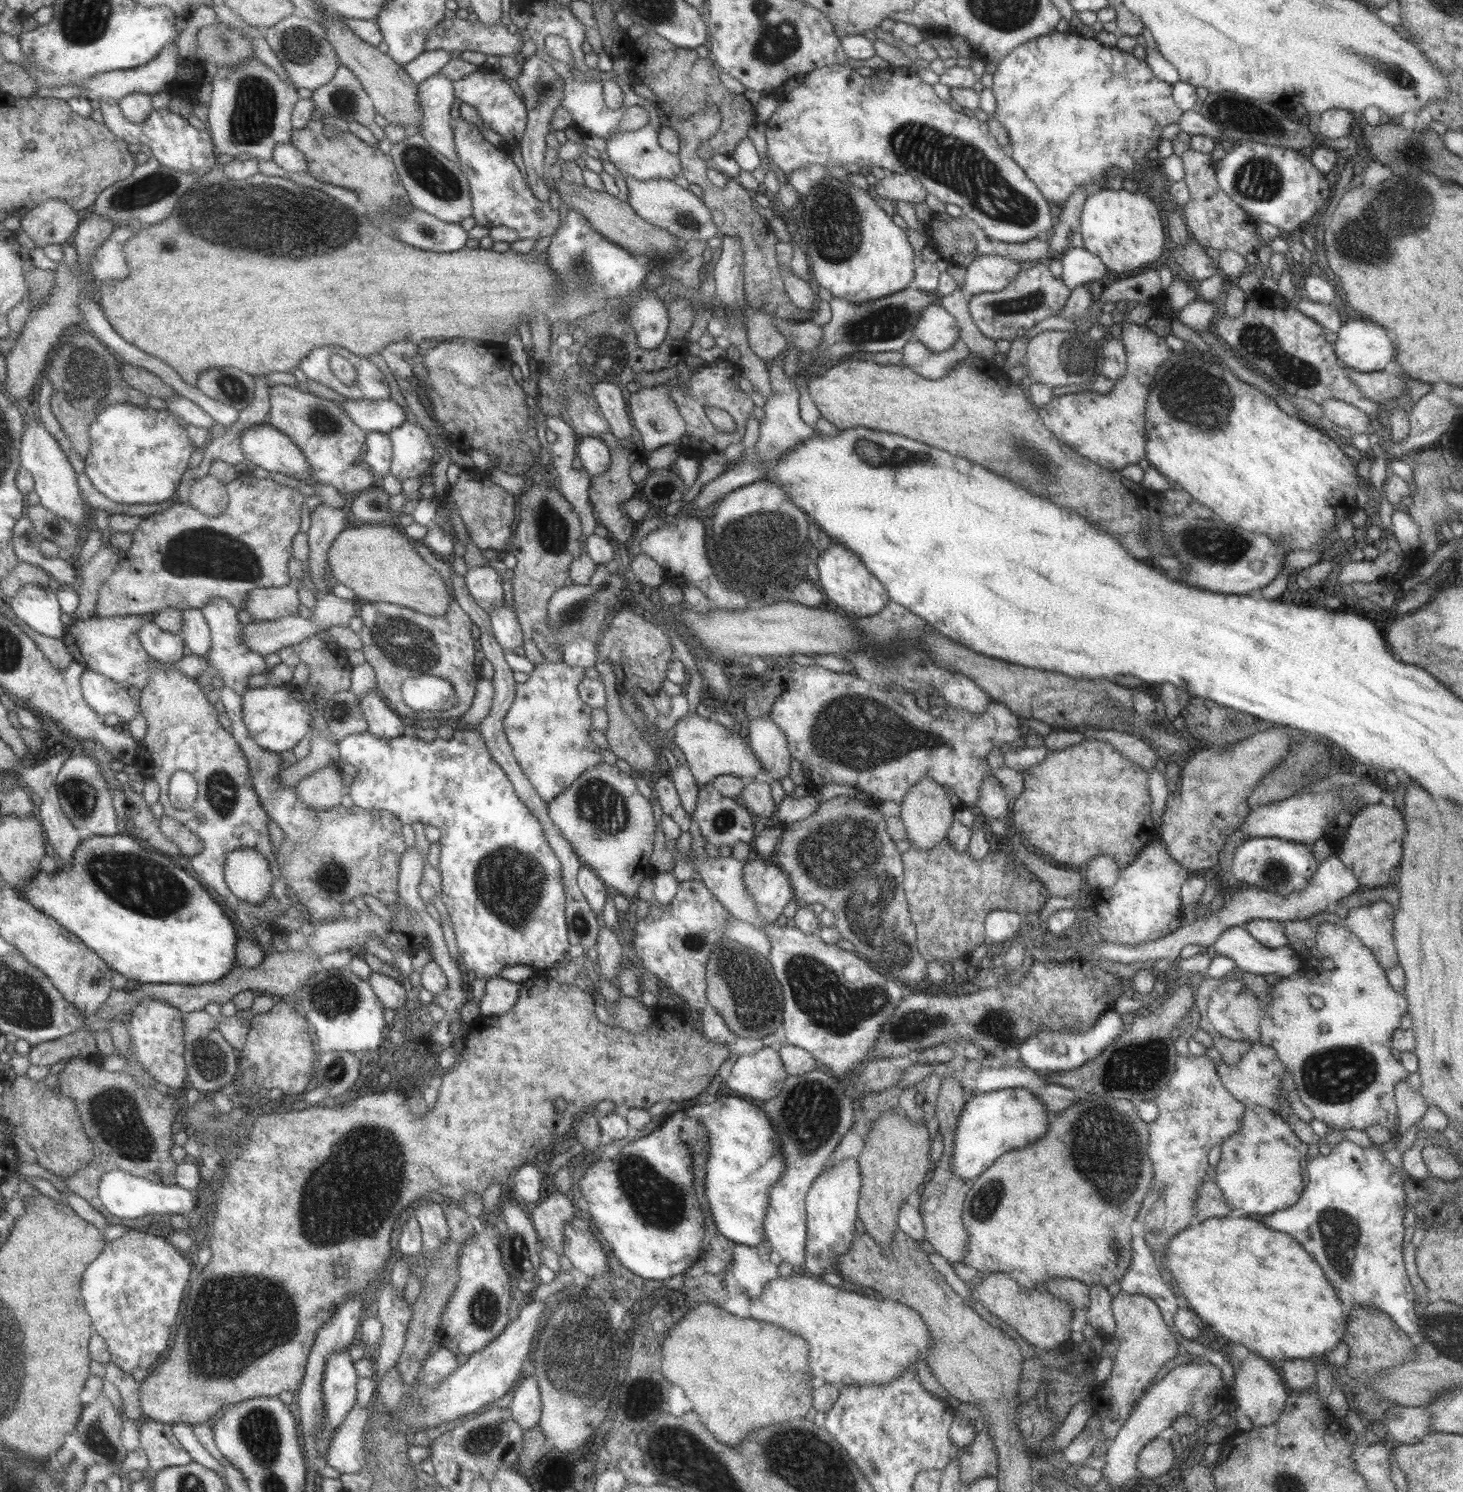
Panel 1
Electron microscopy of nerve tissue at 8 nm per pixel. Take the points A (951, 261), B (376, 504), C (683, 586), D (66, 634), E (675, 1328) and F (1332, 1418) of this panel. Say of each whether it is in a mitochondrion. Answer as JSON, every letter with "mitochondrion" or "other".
{"A":"other","B":"mitochondrion","C":"other","D":"other","E":"other","F":"other"}

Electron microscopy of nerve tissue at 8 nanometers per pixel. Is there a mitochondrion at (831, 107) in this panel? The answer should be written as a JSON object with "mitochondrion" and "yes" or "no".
{"mitochondrion":"no"}

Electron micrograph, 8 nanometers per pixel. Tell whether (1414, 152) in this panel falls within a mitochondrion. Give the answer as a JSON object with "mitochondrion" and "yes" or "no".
{"mitochondrion":"yes"}

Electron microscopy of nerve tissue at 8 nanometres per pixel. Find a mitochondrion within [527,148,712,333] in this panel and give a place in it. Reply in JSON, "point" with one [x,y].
{"point":[579,265]}

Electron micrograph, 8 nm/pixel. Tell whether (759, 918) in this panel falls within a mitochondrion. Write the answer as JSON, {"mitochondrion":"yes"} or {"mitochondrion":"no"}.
{"mitochondrion":"no"}

